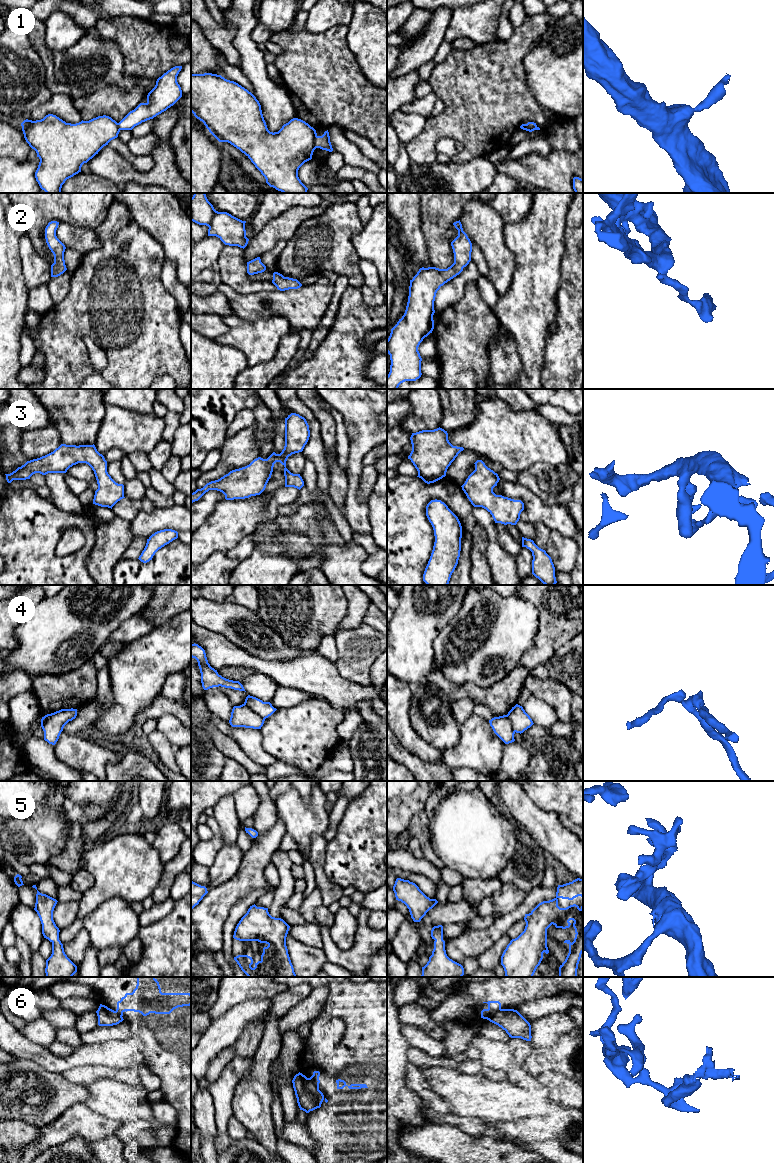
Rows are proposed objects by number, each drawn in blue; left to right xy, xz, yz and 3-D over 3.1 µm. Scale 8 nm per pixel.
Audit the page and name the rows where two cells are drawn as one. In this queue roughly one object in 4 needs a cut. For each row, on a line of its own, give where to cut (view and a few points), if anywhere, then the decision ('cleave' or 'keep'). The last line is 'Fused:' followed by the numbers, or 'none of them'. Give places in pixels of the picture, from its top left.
1: xz (317, 136), (315, 147) | cleave
2: no cut | keep
3: no cut | keep
4: xz (244, 703), (264, 719) | cleave
5: no cut | keep
6: yz (501, 1009), (489, 1020) | cleave
Fused: 1, 4, 6

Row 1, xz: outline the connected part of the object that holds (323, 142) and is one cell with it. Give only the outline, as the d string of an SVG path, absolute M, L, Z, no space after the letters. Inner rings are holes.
M328 130L325 131L322 136L317 136L317 138L315 139L315 145L316 148L320 148L322 150L329 152L333 151Z

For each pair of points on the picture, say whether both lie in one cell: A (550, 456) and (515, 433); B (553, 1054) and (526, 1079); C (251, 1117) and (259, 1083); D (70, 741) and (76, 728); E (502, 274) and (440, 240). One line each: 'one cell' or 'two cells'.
A: one cell
B: two cells
C: one cell
D: two cells
E: two cells

